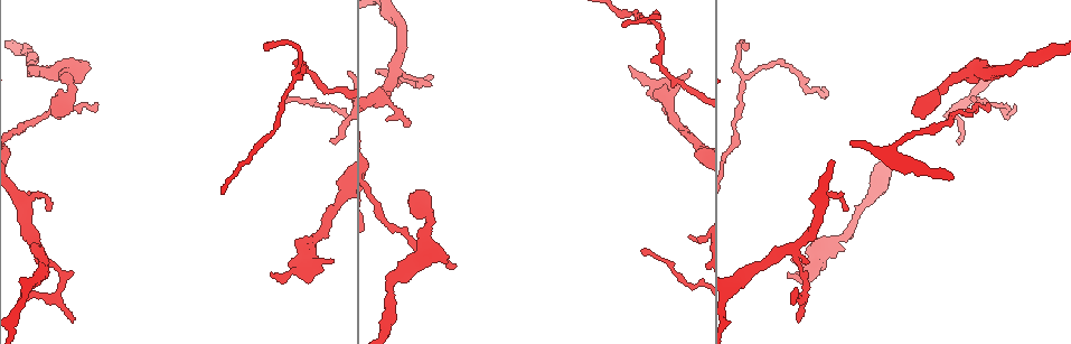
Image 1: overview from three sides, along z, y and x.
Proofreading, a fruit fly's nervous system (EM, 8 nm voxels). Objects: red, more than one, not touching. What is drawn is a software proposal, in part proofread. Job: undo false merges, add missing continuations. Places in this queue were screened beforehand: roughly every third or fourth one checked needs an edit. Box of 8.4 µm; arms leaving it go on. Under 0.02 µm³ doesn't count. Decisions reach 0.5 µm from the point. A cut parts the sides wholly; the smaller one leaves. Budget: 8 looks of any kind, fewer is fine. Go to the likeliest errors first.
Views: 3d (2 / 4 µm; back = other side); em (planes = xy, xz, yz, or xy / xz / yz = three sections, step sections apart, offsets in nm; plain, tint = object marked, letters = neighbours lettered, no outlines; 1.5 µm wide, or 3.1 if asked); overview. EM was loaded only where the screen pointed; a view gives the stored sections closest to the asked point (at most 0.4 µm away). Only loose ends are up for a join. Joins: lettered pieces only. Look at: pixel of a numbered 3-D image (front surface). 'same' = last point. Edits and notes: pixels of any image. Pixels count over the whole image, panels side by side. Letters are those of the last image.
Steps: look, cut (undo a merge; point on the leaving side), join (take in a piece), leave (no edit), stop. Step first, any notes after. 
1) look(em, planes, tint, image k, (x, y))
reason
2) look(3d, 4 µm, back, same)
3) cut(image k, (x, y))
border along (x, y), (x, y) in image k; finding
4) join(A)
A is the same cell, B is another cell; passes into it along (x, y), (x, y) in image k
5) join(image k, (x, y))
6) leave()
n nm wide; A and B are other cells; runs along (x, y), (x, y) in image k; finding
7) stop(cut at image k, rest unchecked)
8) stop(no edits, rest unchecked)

look(em, planes, letters, image 1, (70, 110))
an open end

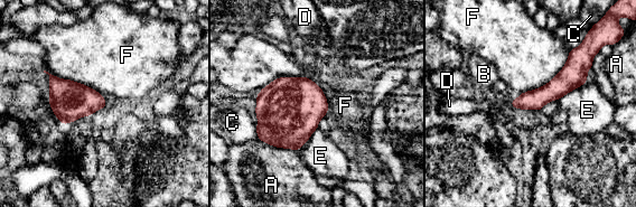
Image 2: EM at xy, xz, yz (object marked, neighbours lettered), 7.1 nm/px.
join(D)
F touches over 480 nm; D is the same cell, A, B, C, E and F are other cells; passes into it along (535, 100), (511, 104), (486, 105) in image 2; the neuron continues

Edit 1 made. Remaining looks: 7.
look(3d, 4 µm, image 1, (431, 77))
free end

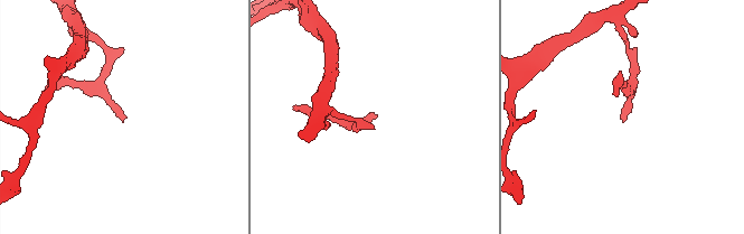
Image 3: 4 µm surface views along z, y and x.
look(em, planes, tint, image 3, (373, 112))
need the tissue

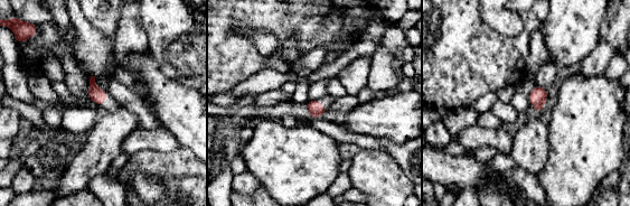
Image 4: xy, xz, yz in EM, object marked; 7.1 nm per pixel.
look(em, planes, letters, same)

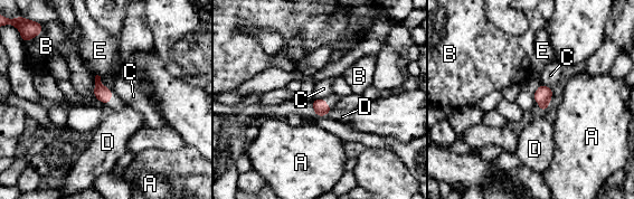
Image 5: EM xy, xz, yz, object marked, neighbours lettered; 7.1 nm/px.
leave()
C touches over 170 nm; A, B, C, D and E are other cells; border along (551, 87), (541, 84), (533, 101) in image 5; none of them fits

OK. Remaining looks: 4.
look(3d, 4 µm, image 1, (265, 48))
thin end

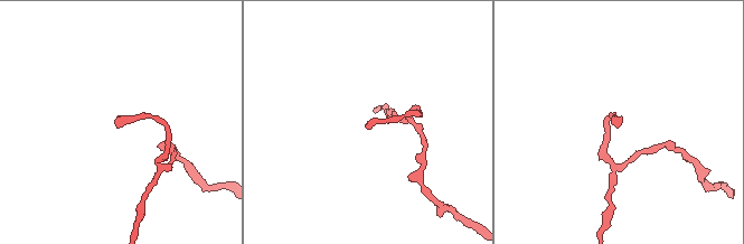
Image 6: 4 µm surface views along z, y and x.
look(em, yz, step 4, letters, image 6, (620, 124))
now the EM

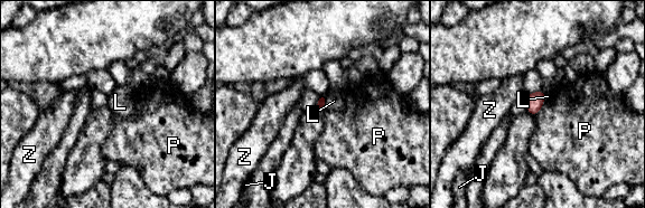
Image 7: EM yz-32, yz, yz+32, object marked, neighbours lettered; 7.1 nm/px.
leave()
J, L, P and Z are other cells; no lettered piece goes on from it

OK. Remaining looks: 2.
stop(join at image 2, rest unchecked)

